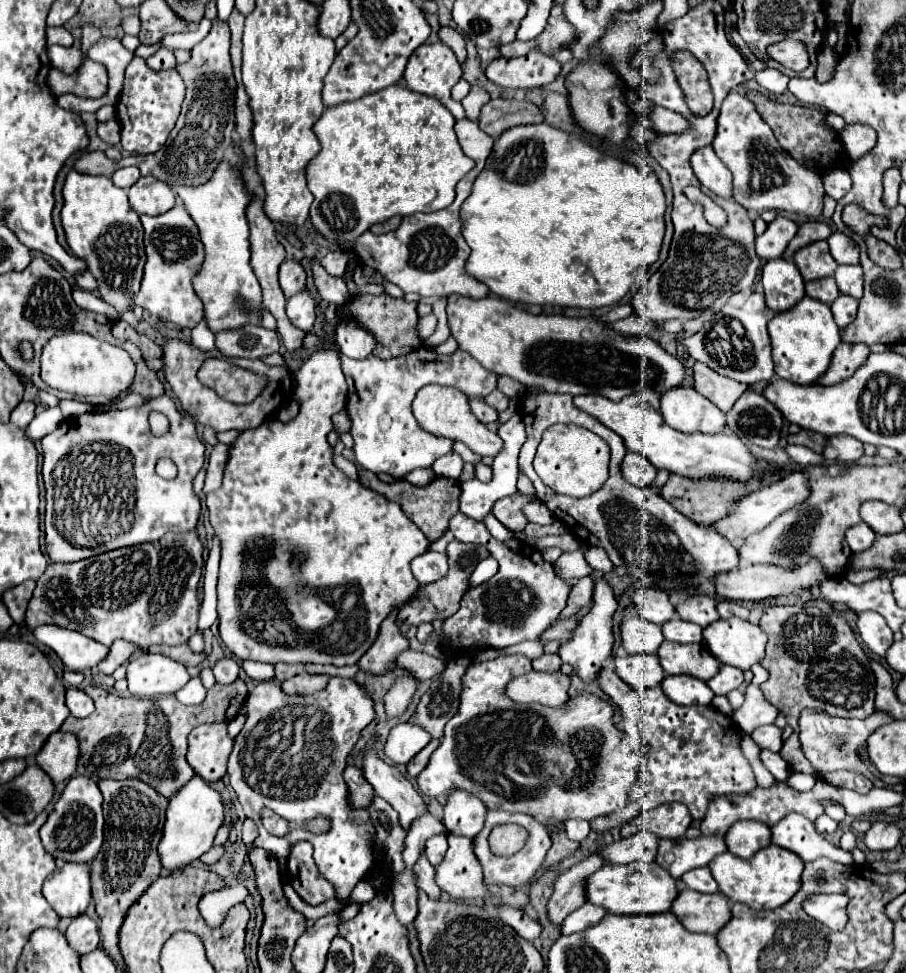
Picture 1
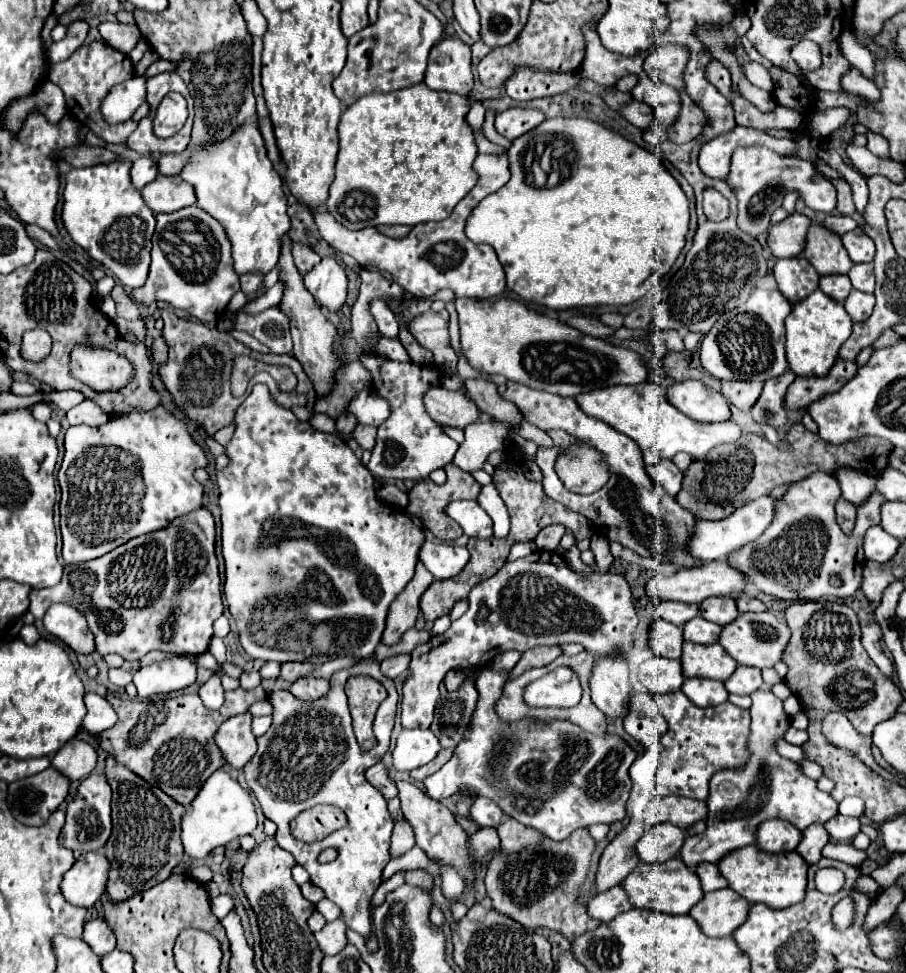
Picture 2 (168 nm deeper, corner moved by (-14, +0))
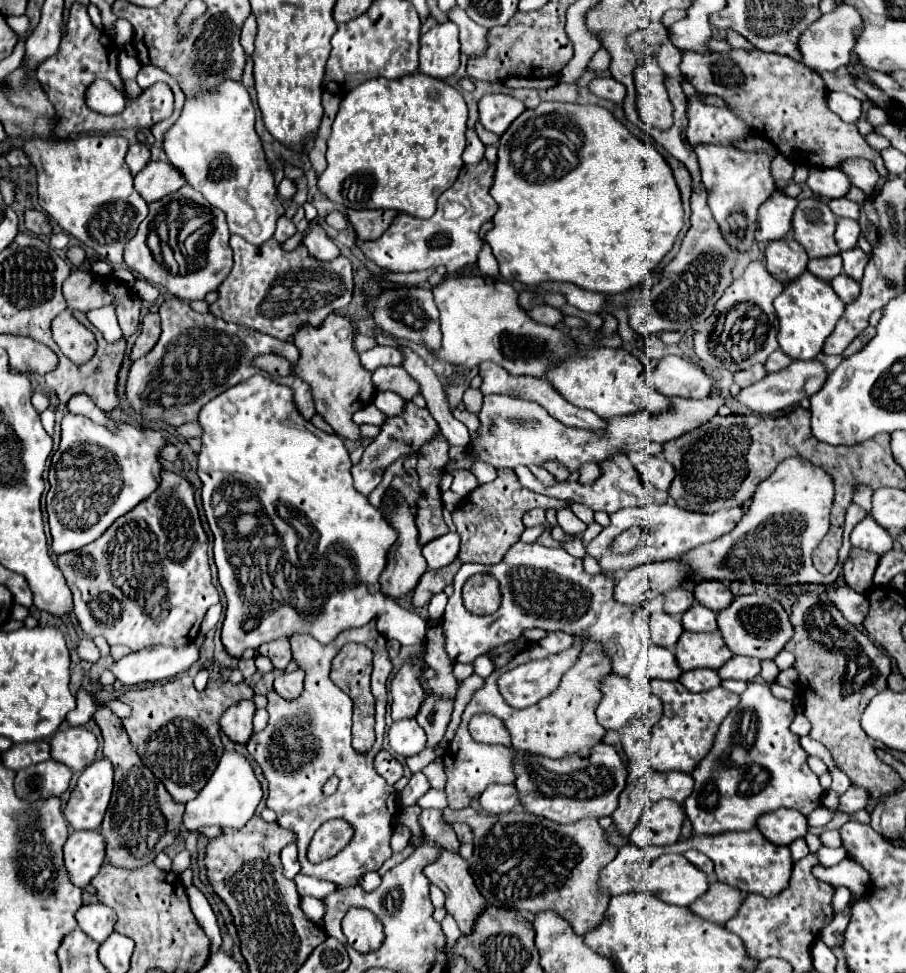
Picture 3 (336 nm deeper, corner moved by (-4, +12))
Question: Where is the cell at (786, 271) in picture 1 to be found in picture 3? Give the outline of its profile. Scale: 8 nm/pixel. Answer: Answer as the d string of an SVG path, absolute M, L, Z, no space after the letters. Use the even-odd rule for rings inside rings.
M790 234L780 240L768 242L764 256L766 256L768 272L782 284L796 280L806 270L806 262L808 262L806 250Z

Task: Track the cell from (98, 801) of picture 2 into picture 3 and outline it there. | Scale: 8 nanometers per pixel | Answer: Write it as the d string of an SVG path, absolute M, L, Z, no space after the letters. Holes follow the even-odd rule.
M110 760L92 762L78 778L76 788L64 808L64 816L74 830L96 830L106 814L114 788L114 768Z

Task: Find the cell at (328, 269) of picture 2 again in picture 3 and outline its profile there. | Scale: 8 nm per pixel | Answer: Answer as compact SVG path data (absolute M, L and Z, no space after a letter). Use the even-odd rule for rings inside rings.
M316 224L306 236L304 236L304 246L310 250L310 254L318 260L332 260L340 254L338 246L328 238L324 228Z

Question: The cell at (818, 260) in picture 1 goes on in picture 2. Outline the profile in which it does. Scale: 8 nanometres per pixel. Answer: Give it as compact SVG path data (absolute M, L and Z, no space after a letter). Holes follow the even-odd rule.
M812 226L808 230L804 258L816 268L820 276L848 274L852 260L842 246L842 238L824 226Z

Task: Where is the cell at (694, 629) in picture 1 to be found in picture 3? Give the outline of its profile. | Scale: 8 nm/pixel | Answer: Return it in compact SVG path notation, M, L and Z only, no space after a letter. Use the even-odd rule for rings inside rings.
M698 602L690 610L684 612L682 626L684 630L690 630L690 632L716 632L718 630L716 614Z

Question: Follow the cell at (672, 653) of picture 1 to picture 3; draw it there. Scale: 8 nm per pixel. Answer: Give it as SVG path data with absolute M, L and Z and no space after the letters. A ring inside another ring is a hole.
M682 632L676 644L676 660L682 670L694 670L694 668L718 670L730 658L732 652L726 648L720 632L712 634Z

